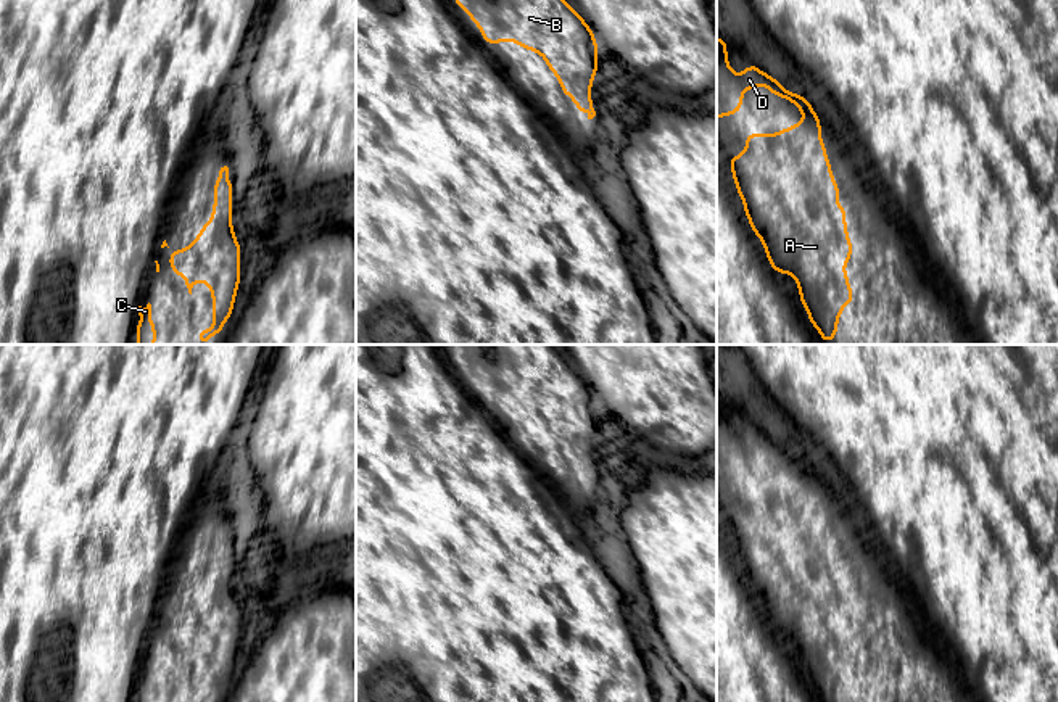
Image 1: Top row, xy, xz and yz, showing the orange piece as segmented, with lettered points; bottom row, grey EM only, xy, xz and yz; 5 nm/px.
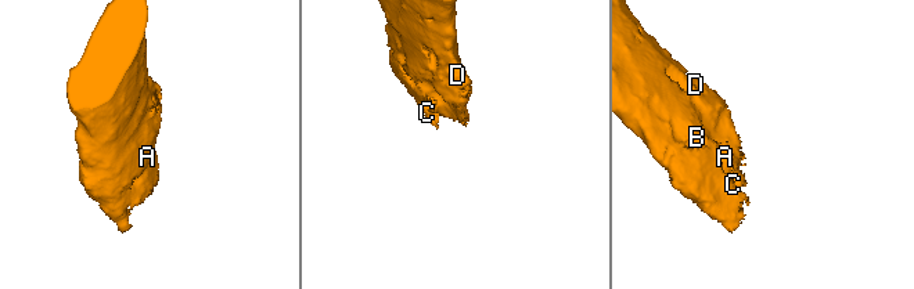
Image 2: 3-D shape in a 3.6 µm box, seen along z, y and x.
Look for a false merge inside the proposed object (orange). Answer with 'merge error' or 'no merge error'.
no merge error

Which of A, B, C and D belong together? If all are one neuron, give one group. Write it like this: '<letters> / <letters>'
A B C D

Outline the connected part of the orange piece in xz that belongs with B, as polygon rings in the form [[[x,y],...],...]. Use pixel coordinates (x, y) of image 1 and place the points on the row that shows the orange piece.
[[[451,0],[462,5],[465,14],[480,27],[485,43],[498,45],[501,40],[515,40],[525,50],[535,50],[544,56],[549,69],[560,81],[564,95],[570,95],[577,105],[577,113],[583,109],[588,119],[596,116],[593,98],[588,90],[594,85],[599,53],[596,39],[589,26],[578,11],[572,10],[565,0]]]

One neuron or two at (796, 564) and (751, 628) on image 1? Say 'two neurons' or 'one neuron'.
two neurons

